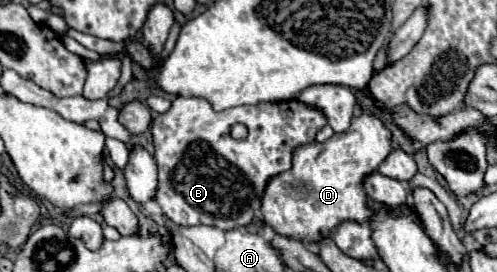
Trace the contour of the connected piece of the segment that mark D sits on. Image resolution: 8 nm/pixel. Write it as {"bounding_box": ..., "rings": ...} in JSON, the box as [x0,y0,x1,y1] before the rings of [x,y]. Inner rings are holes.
{"bounding_box":[262,115,390,243],"rings":[[[354,115],[346,133],[336,133],[326,143],[314,141],[310,145],[300,145],[294,153],[292,169],[270,179],[262,197],[264,223],[278,235],[320,243],[322,239],[330,239],[334,229],[344,221],[370,221],[374,209],[368,205],[364,179],[376,173],[390,153],[390,129],[374,115]]]}

